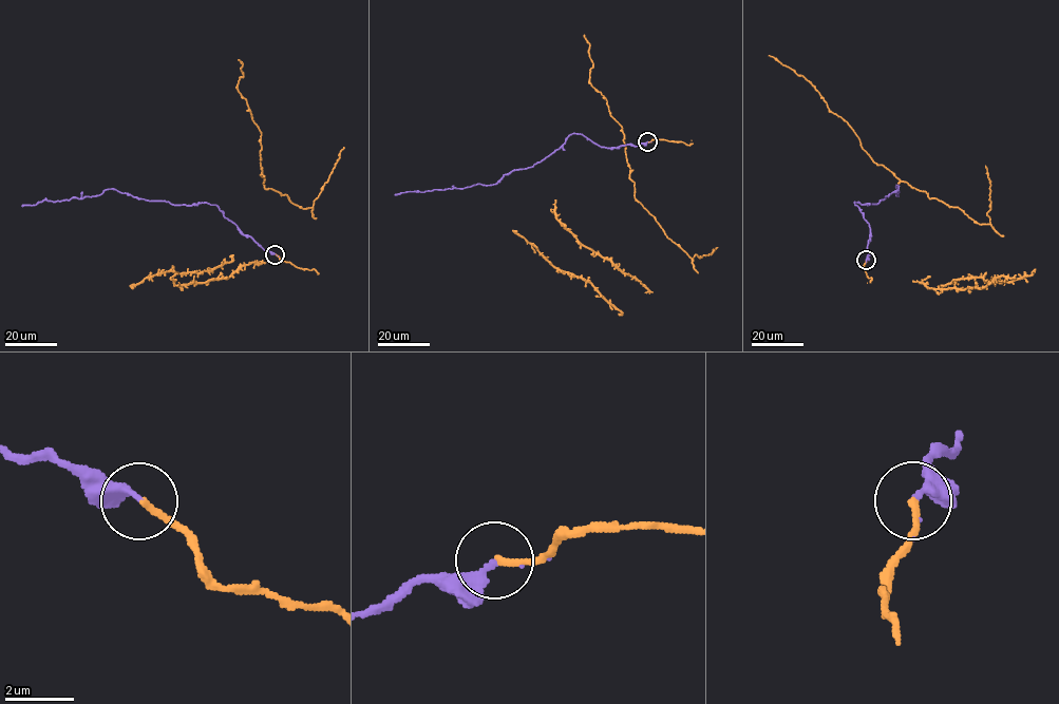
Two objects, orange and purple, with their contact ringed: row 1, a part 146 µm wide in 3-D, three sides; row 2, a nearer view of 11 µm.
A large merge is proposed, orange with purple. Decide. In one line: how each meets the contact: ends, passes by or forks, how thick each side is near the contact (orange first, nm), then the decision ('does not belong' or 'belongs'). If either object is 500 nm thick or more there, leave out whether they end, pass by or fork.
orange ends; purple ends; calibres 180 and 260 nm; belongs

